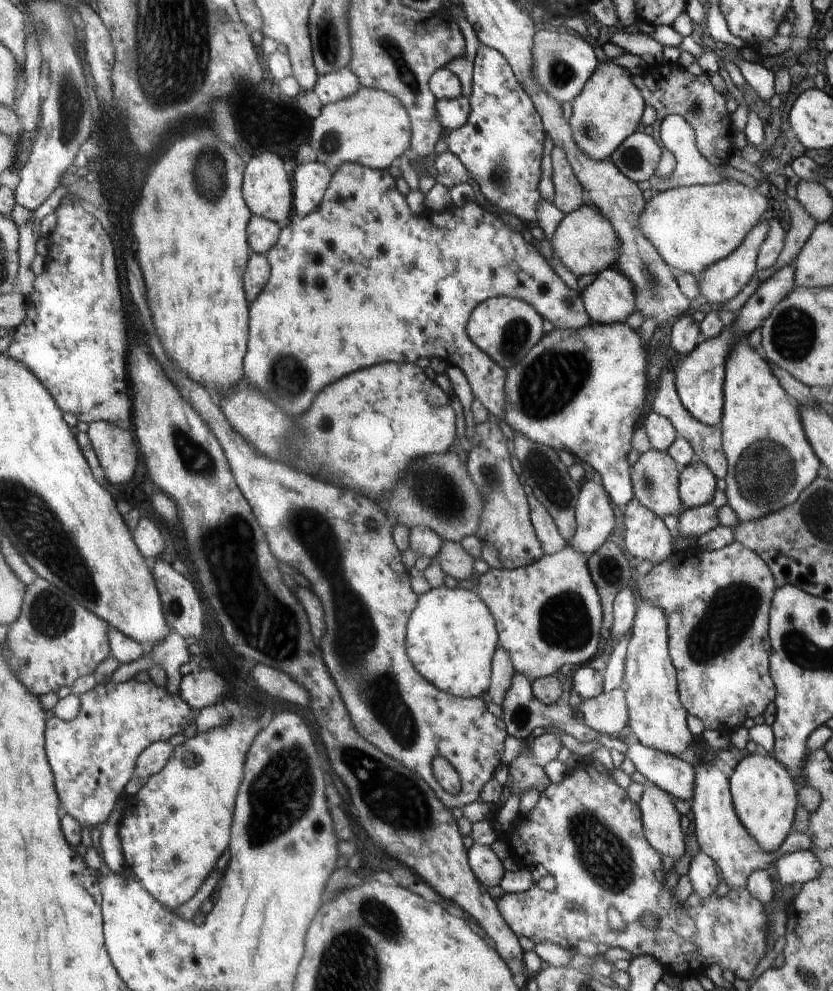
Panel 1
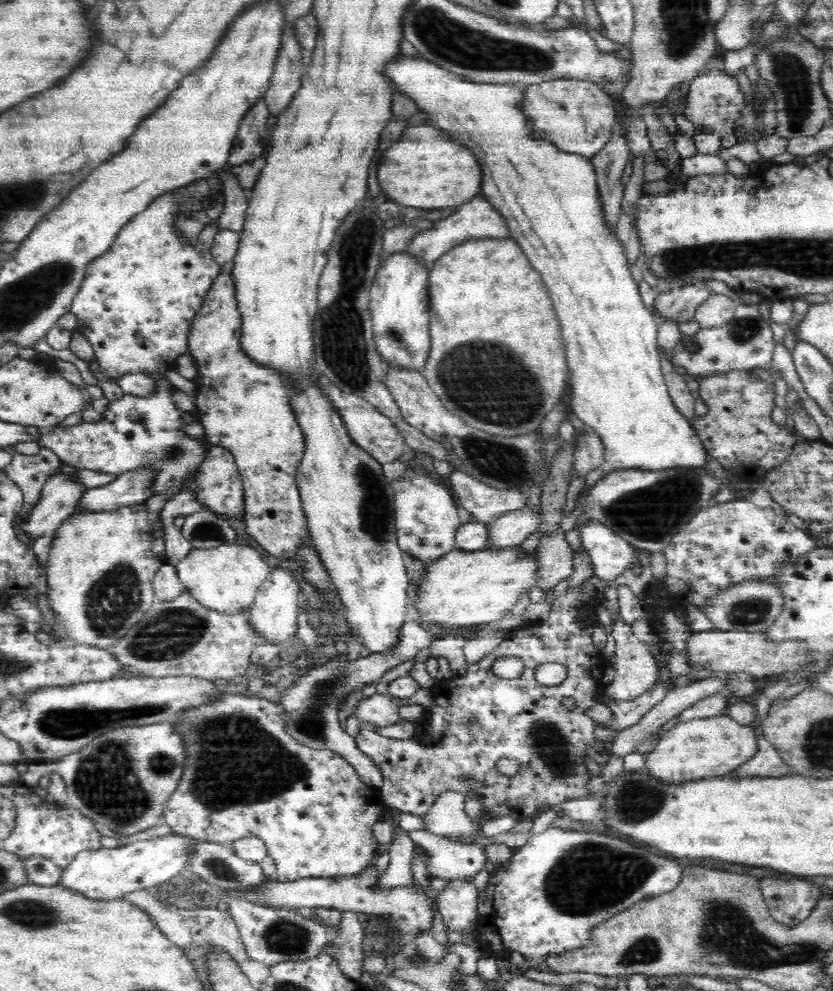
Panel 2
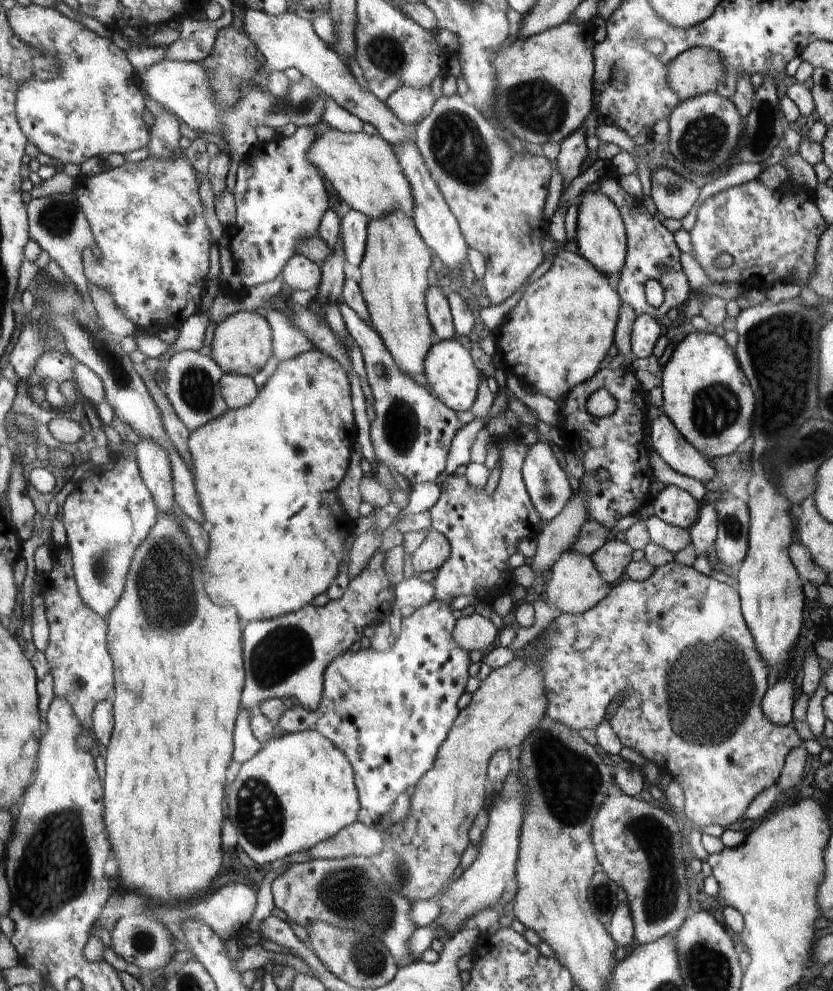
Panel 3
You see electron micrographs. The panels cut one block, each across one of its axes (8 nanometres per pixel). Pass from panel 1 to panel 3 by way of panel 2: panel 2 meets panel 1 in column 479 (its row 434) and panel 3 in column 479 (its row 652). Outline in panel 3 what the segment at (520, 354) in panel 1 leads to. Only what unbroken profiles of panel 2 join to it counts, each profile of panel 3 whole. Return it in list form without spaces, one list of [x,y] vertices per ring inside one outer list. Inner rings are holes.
[[[454,339],[440,341],[434,344],[428,352],[425,368],[428,389],[442,401],[442,404],[453,408],[456,412],[471,410],[477,400],[477,392],[482,379],[478,368],[474,366],[474,360],[470,358],[469,348],[464,348],[462,344],[454,342]]]

